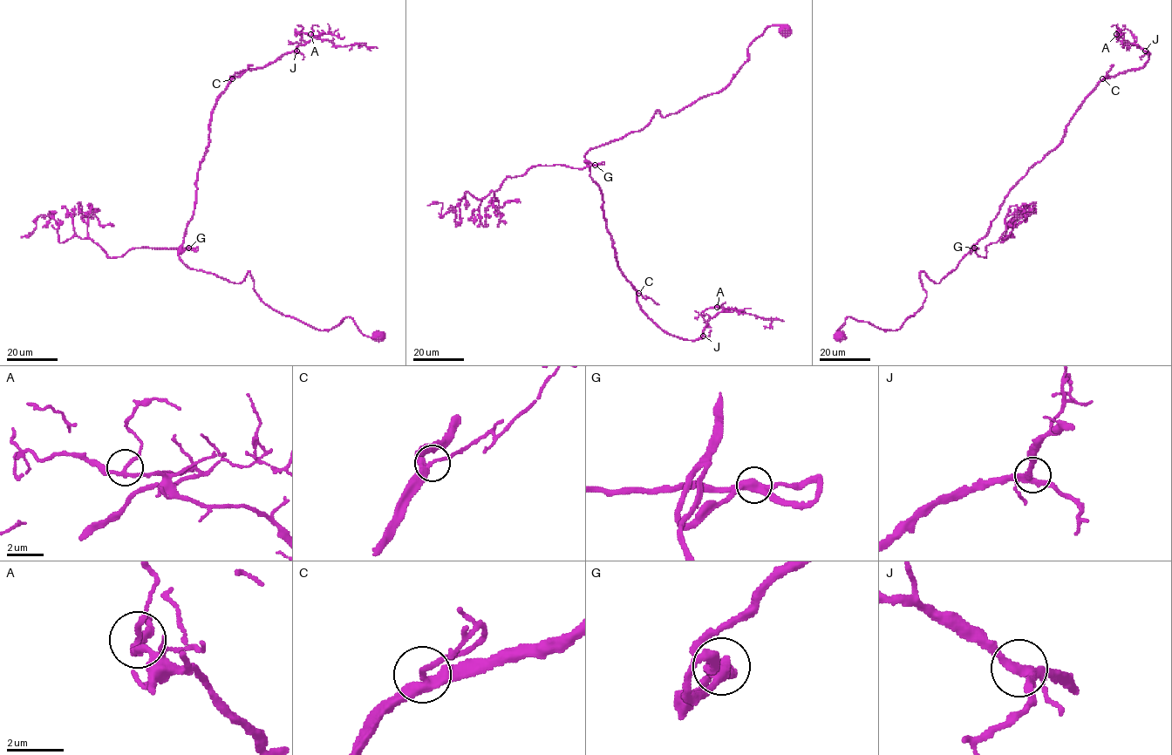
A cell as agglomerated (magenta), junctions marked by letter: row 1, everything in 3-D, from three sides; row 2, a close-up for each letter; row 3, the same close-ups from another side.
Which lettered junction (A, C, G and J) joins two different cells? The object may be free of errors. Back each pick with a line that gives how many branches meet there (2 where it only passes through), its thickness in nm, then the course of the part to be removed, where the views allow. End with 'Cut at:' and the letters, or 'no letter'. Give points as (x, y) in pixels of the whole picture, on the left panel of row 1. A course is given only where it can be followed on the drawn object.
Cut at: no letter

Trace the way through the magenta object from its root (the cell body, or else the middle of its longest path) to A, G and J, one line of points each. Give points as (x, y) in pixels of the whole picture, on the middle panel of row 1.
A: (786, 29), (768, 26), (720, 91), (665, 117), (656, 111), (585, 156), (641, 309), (695, 340), (717, 307)
G: (786, 29), (768, 26), (720, 91), (665, 117), (656, 111), (640, 130), (592, 147), (585, 159), (595, 166)
J: (786, 29), (768, 26), (720, 91), (665, 117), (656, 111), (585, 156), (641, 309), (671, 335), (703, 336)

